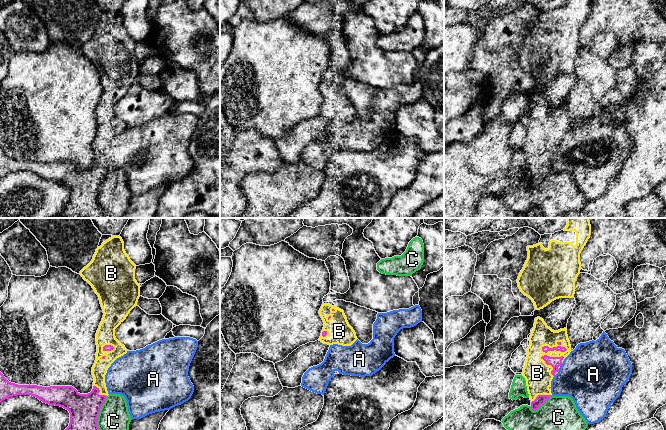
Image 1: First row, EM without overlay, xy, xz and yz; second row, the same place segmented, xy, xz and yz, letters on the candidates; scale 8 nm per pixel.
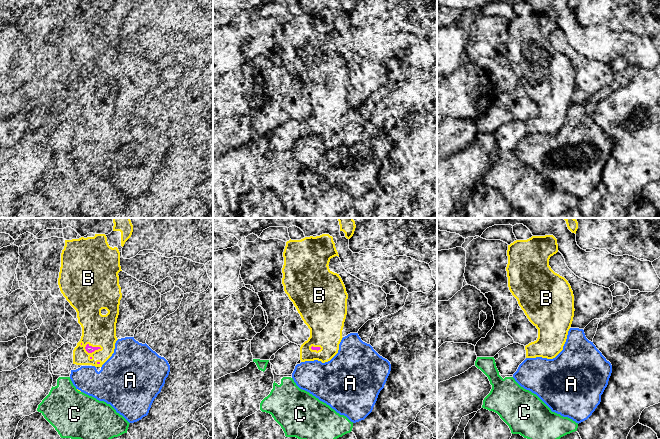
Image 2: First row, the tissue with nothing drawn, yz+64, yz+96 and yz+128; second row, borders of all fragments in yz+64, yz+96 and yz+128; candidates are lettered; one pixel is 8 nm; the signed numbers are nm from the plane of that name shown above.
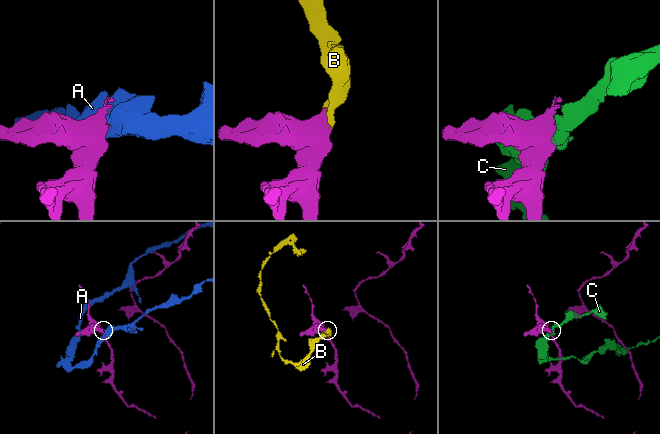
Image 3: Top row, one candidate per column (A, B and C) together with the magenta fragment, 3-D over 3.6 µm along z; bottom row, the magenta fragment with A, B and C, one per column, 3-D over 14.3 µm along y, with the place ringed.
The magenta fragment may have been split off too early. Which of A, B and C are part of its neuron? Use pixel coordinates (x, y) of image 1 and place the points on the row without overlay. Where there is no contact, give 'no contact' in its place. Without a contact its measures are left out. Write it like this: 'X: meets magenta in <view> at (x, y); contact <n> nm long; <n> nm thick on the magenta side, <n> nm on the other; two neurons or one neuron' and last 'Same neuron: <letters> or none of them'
A: meets magenta in yz at (561, 140); contact 40 nm long; 90 nm thick on the magenta side, 480 nm on the other; two neurons
B: meets magenta in yz at (545, 128); contact 300 nm long; 90 nm thick on the magenta side, 220 nm on the other; one neuron
C: meets magenta in xy at (97, 195); contact 380 nm long; 320 nm thick on the magenta side, 260 nm on the other; two neurons
Same neuron: B

